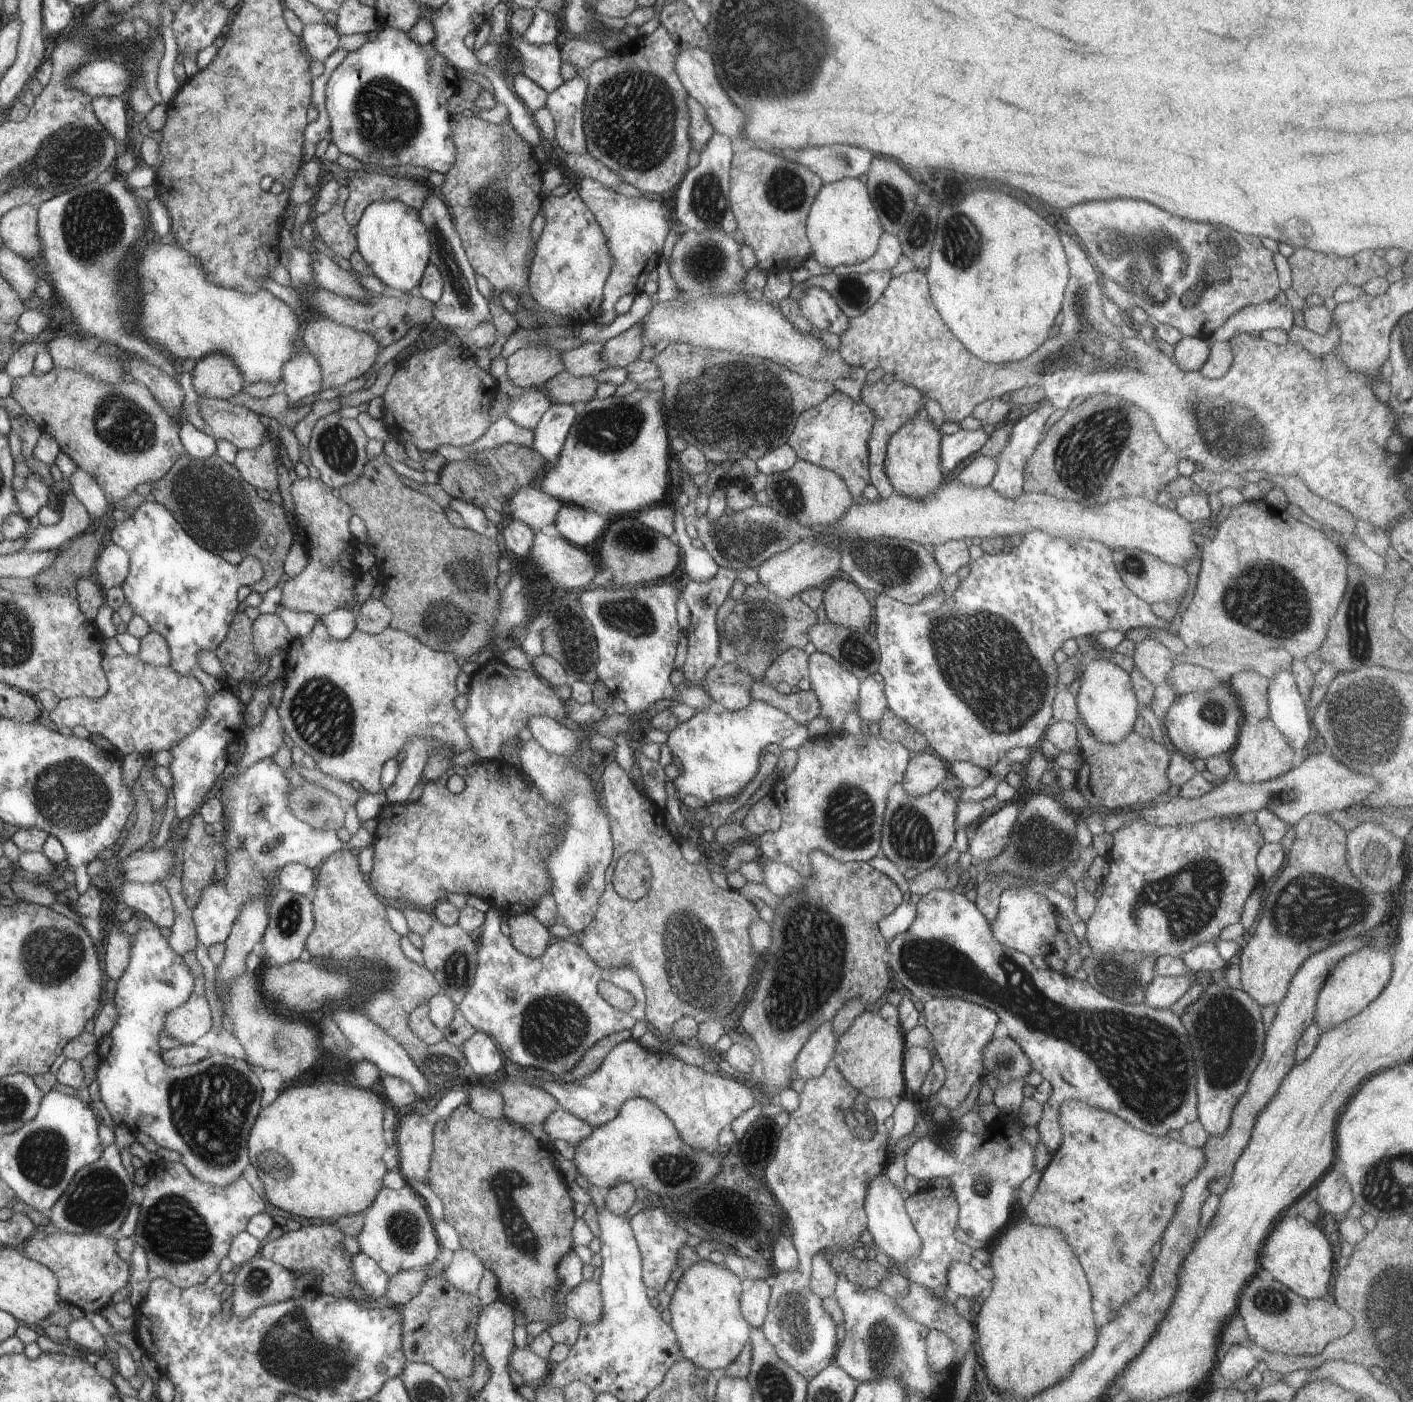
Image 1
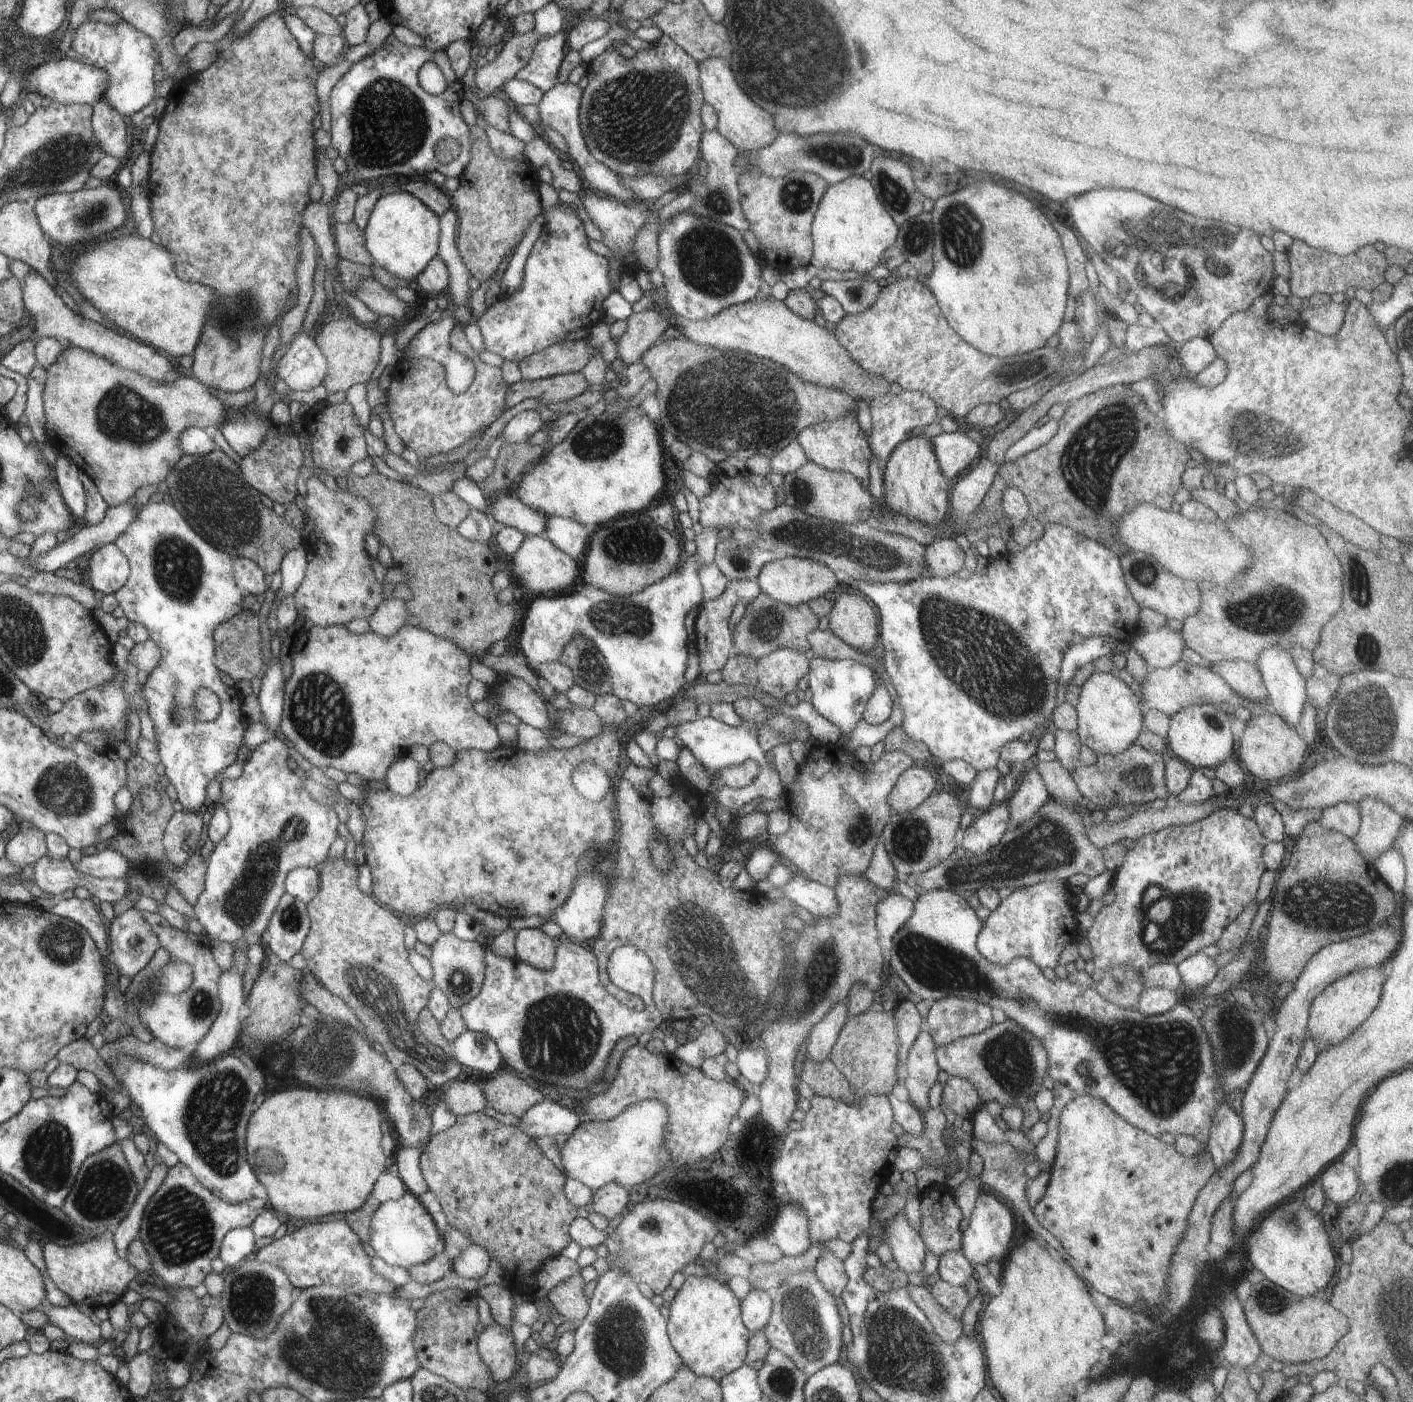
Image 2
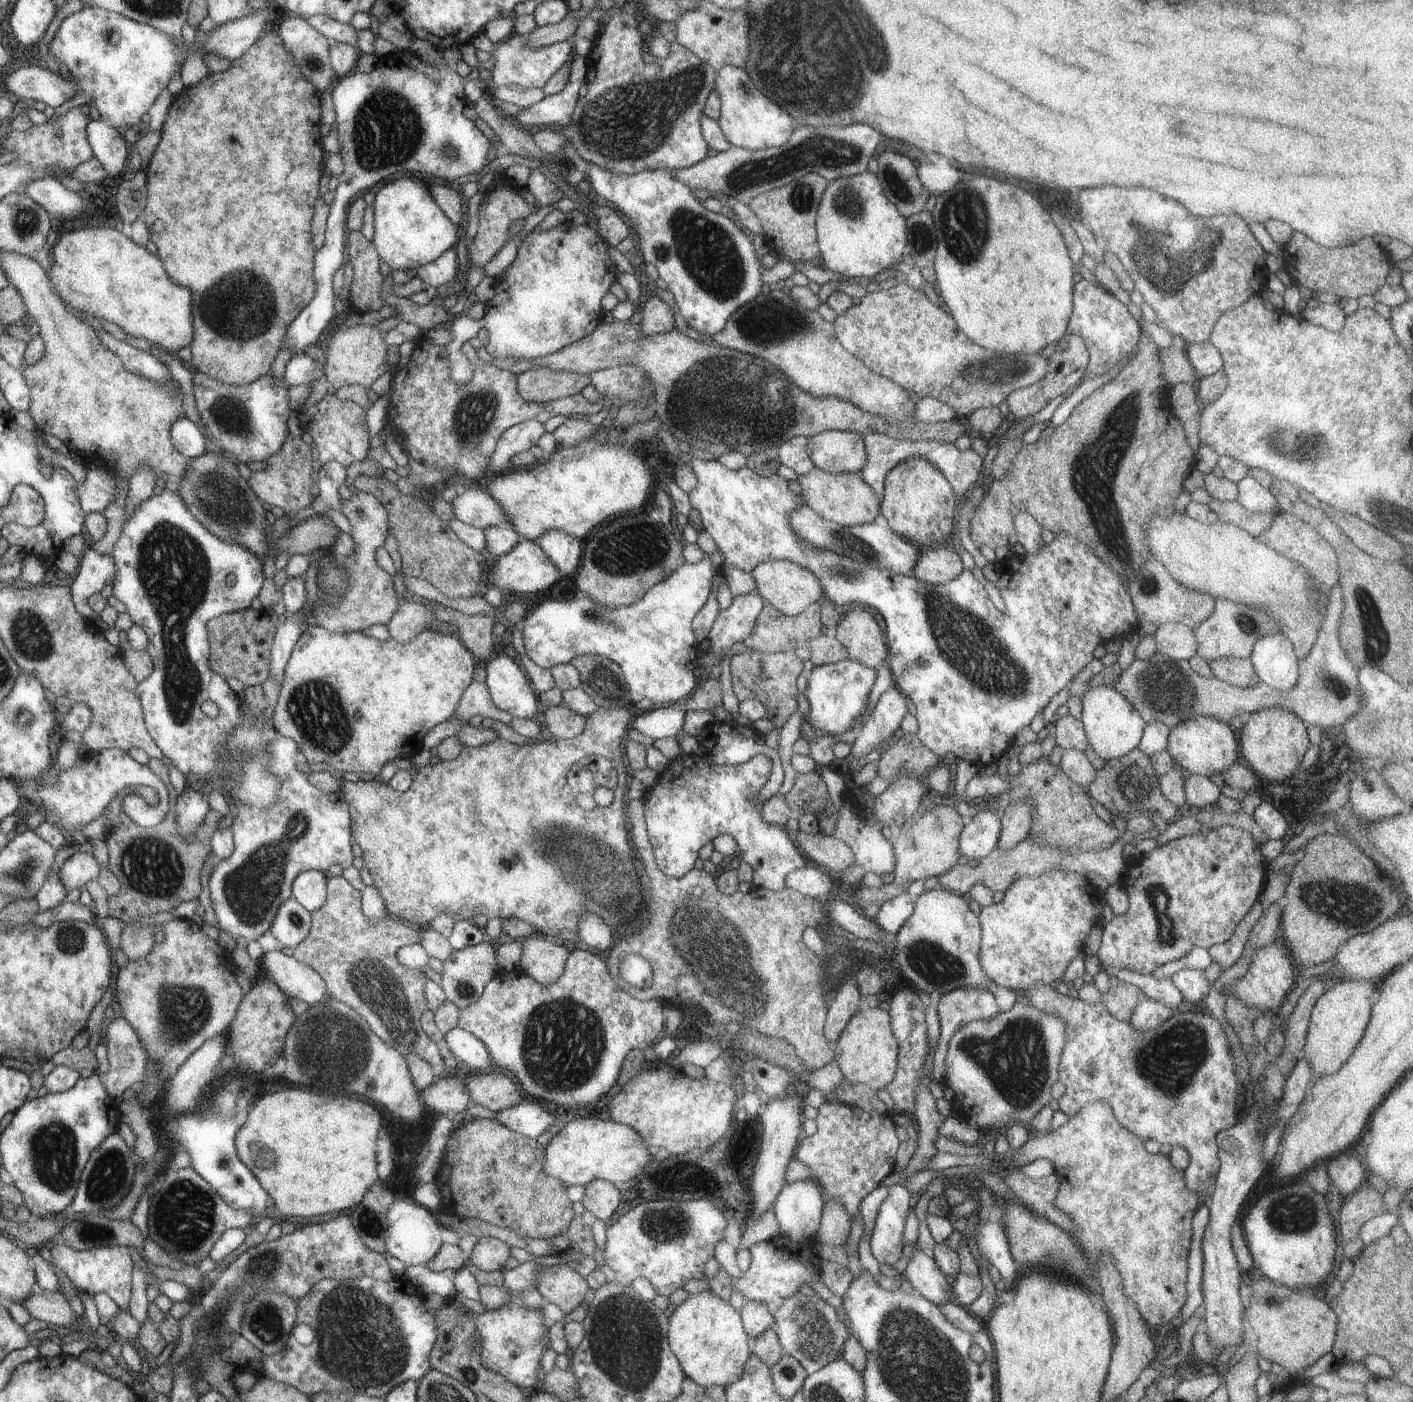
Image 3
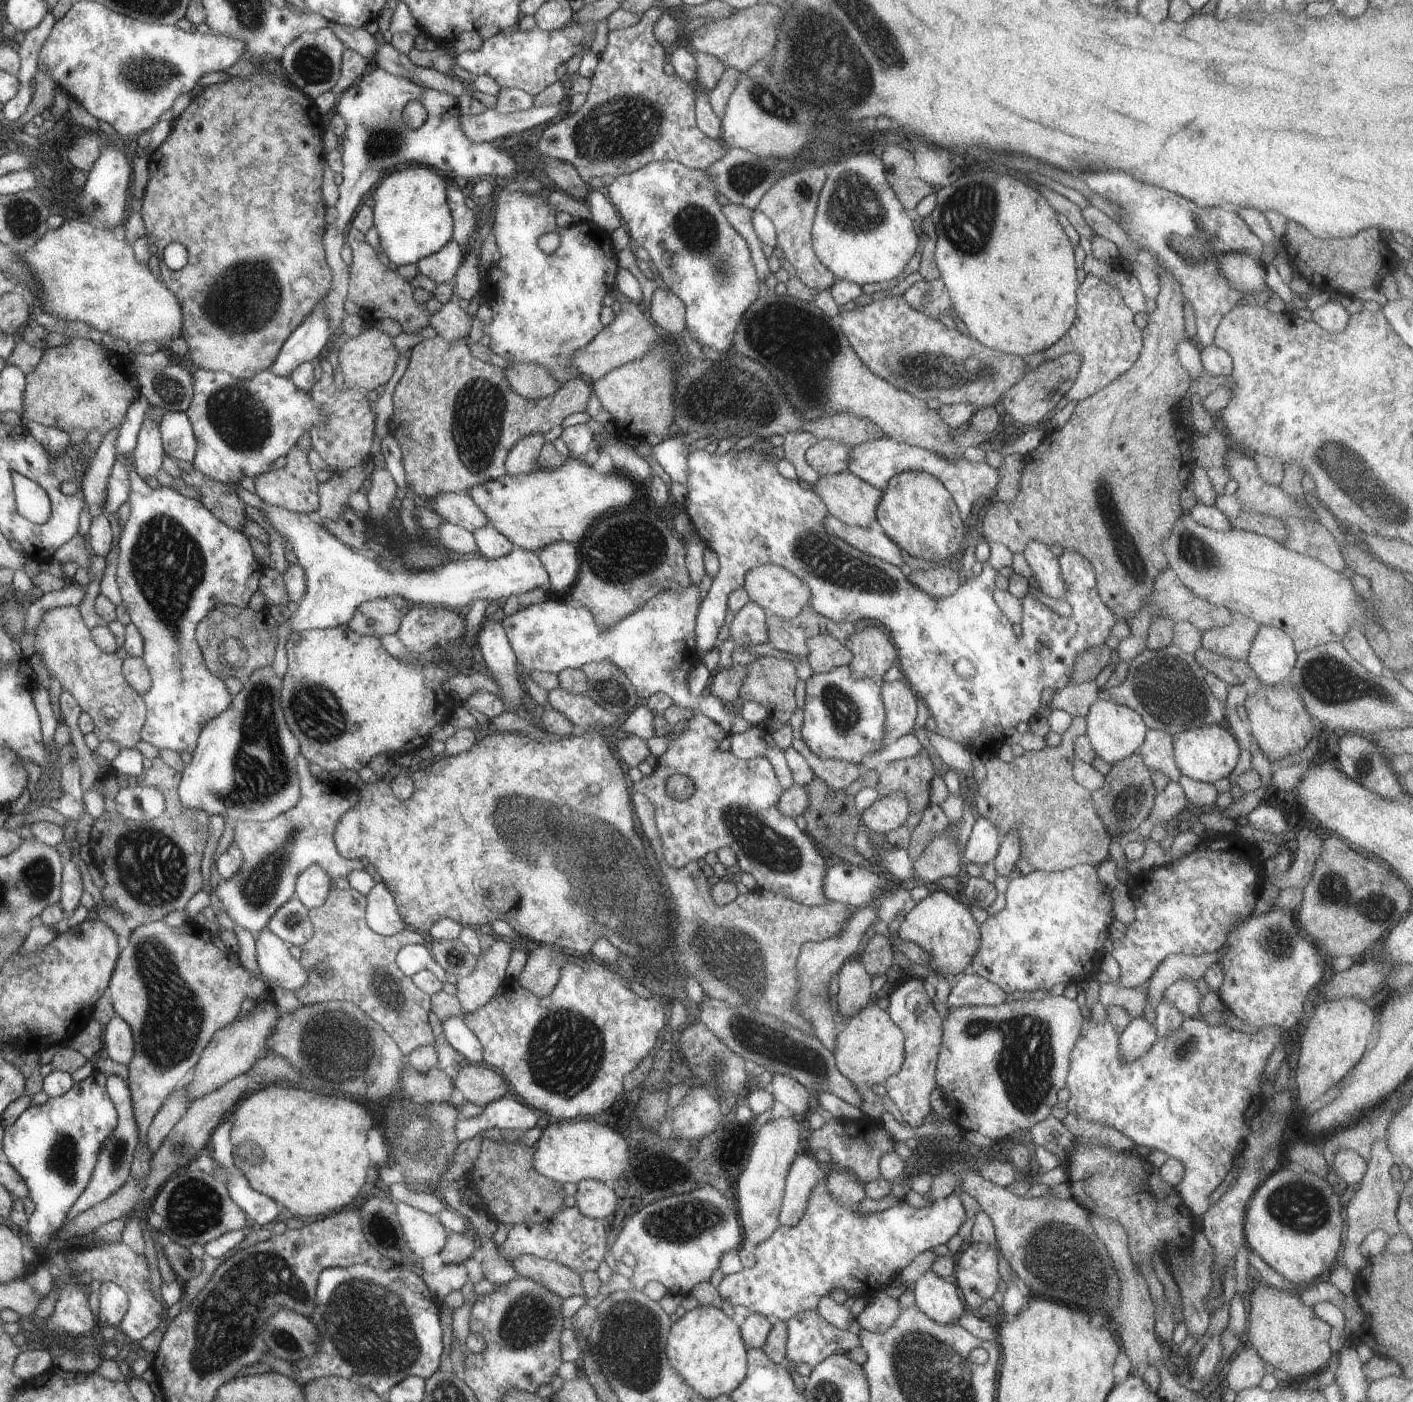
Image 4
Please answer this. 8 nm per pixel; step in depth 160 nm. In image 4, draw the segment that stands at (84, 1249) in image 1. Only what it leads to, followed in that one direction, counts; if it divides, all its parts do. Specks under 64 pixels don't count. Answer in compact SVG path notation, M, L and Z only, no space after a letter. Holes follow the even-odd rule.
M121 1242L95 1244L94 1248L88 1248L81 1252L66 1252L63 1257L68 1263L67 1267L70 1272L74 1275L90 1272L92 1280L97 1280L101 1284L115 1283L128 1294L128 1310L124 1316L124 1323L116 1329L122 1332L122 1337L126 1337L131 1345L138 1345L150 1332L154 1332L158 1328L164 1308L152 1294L150 1268L146 1256L140 1256L130 1246Z

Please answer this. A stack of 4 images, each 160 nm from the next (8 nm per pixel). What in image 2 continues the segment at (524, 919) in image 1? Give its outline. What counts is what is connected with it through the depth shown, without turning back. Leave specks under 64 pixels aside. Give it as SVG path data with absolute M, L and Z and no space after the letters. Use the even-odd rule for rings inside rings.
M527 927L515 935L515 958L536 969L550 970L555 962L556 944L543 931Z

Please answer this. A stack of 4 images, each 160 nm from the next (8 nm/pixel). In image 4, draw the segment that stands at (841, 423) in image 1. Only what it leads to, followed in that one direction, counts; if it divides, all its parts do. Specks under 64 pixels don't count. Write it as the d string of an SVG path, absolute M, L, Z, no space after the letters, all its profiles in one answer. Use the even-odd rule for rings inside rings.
M822 439L805 453L806 462L819 476L836 475L846 471L852 446L836 441Z

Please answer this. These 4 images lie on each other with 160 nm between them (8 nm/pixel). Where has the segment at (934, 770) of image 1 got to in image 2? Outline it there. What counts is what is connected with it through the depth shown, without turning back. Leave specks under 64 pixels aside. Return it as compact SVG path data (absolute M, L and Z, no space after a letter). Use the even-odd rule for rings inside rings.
M915 764L900 774L888 798L892 812L912 812L936 790L936 778L924 765Z

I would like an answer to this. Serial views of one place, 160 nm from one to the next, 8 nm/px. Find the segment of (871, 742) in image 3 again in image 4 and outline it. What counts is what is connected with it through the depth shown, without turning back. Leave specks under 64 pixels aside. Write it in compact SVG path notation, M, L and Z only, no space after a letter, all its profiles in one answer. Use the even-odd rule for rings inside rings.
M904 678L881 683L881 698L886 712L882 736L885 747L911 733L916 724L918 699ZM793 739L792 747L806 758L815 777L824 780L834 790L848 788L864 772L861 764L843 763L834 758L818 758L802 740Z

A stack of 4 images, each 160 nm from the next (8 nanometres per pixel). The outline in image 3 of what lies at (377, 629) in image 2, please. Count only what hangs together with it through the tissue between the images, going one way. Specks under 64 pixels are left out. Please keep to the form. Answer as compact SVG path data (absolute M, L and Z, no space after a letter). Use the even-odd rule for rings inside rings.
M403 600L394 616L390 618L390 622L386 624L386 628L394 641L406 644L412 642L420 632L429 630L435 621L437 621L436 616L424 603Z

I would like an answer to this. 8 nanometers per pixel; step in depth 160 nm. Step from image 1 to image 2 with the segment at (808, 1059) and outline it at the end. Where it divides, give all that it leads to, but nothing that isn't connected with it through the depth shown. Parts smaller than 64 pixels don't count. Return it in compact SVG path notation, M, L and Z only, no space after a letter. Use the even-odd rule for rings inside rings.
M840 1002L812 1028L805 1042L806 1058L814 1060L816 1064L832 1059L833 1047L849 1018L847 1013L848 1006L845 1002Z

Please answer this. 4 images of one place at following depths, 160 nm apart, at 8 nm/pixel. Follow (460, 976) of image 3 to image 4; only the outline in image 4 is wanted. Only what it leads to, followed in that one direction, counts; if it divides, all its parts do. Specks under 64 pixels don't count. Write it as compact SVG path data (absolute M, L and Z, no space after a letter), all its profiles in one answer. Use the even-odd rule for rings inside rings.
M497 938L492 946L476 957L472 973L458 978L456 996L463 1013L471 1014L494 998L500 984L508 978L506 966L512 950L511 944Z

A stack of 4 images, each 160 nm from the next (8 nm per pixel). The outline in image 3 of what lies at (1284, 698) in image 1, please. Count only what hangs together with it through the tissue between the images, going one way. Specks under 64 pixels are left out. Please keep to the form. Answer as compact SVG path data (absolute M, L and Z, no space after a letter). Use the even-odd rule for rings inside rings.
M1270 634L1254 644L1249 659L1258 679L1276 691L1292 690L1298 682L1300 669L1292 641L1282 634Z

